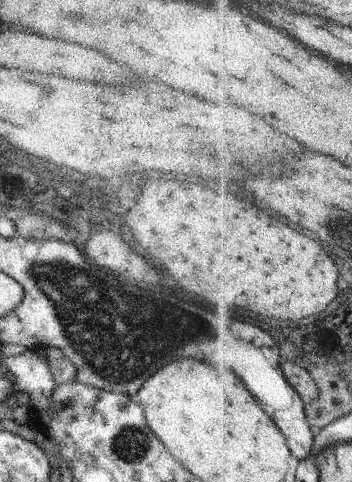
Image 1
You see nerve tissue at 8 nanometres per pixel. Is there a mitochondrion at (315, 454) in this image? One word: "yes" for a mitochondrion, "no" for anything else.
no

